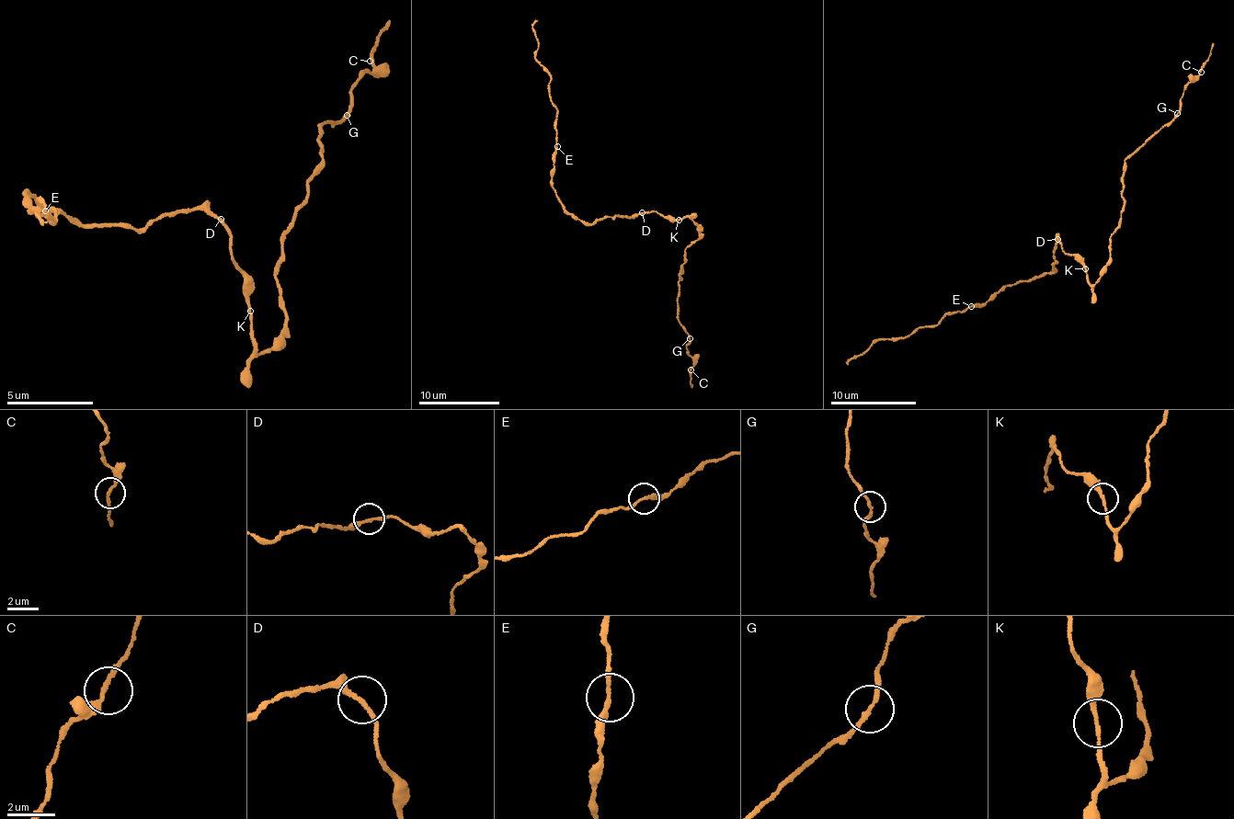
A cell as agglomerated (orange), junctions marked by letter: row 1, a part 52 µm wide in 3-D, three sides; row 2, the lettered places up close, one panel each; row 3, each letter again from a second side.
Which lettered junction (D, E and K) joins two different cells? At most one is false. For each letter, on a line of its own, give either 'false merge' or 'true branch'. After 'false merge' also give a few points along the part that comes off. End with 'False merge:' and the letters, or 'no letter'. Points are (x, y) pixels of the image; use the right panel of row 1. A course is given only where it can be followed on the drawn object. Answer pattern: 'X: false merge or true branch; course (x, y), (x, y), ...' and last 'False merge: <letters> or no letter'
D: true branch
E: true branch
K: true branch
False merge: no letter

